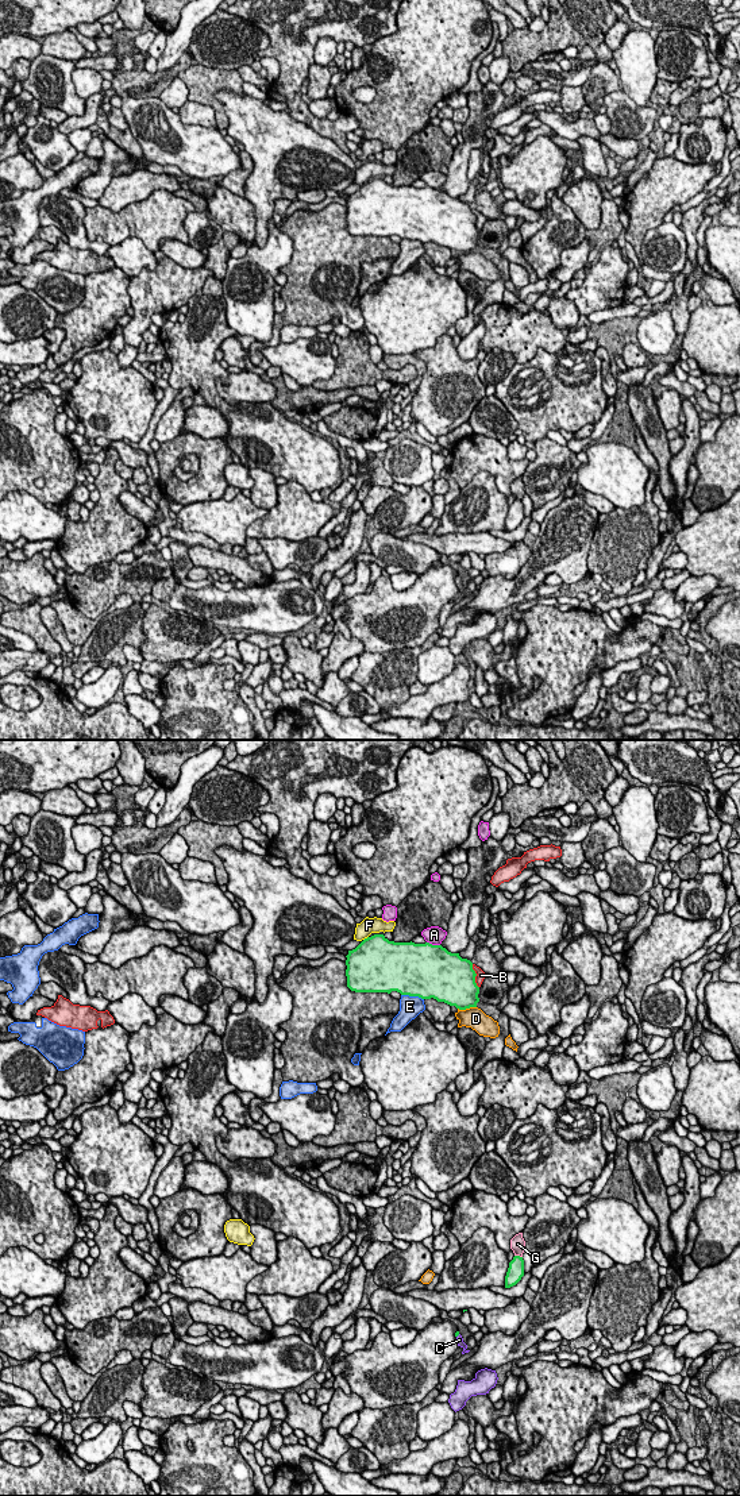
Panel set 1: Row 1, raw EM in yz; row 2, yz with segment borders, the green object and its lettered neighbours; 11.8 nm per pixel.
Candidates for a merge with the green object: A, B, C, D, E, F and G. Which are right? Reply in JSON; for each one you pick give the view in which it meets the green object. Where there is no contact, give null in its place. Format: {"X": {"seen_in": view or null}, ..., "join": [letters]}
{"C": {"seen_in": null}, "join": ["C"]}

